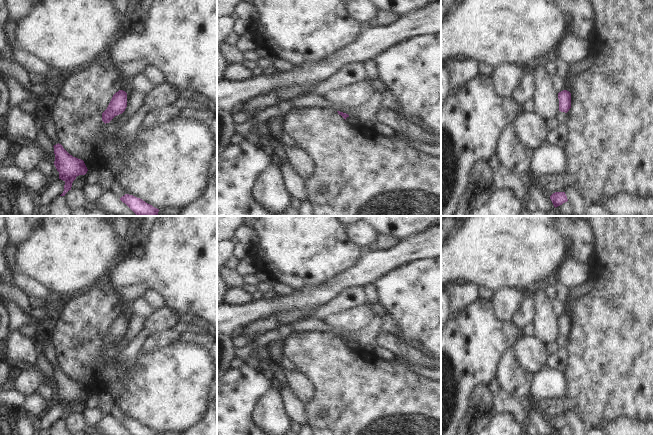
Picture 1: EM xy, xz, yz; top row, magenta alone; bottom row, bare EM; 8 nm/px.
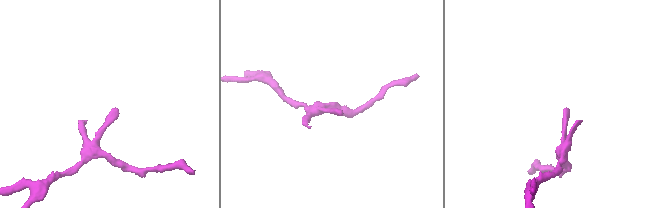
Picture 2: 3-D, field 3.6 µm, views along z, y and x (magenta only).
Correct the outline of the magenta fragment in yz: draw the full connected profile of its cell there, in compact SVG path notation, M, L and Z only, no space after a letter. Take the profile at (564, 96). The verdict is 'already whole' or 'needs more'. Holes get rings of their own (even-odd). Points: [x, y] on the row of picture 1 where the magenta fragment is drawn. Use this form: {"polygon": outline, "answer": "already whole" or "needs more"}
{"polygon": "M563 90L558 93L559 111L567 113L571 108L571 93Z", "answer": "already whole"}

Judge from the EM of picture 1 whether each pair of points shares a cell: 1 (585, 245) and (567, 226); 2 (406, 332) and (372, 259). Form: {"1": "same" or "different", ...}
{"1": "same", "2": "different"}

